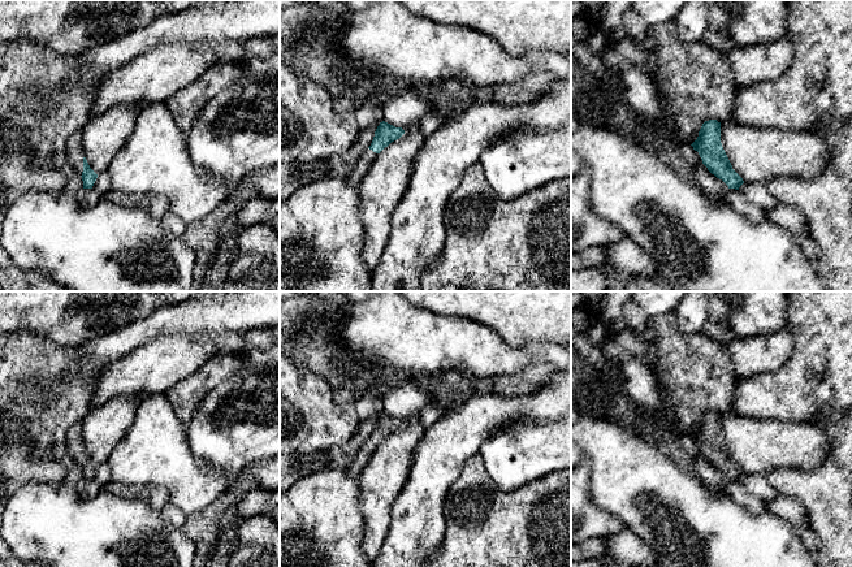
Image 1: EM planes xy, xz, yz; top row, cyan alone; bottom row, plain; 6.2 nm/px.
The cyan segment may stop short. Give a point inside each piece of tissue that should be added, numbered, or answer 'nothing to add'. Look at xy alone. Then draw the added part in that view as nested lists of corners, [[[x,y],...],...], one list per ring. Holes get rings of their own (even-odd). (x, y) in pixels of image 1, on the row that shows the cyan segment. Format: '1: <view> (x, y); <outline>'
1: xy (74, 151); [[[82,130],[74,131],[66,142],[68,161],[74,169],[74,174],[82,176],[83,172],[83,147]]]

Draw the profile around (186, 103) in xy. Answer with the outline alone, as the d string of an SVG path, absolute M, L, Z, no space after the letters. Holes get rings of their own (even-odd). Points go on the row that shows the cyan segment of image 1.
M243 60L216 62L194 83L178 90L165 100L165 105L173 114L178 129L186 135L187 142L196 114L222 88L233 85L239 78L242 65Z

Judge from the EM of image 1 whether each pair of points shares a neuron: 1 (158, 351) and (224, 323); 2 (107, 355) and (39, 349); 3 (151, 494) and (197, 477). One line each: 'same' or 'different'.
1: different
2: different
3: different

